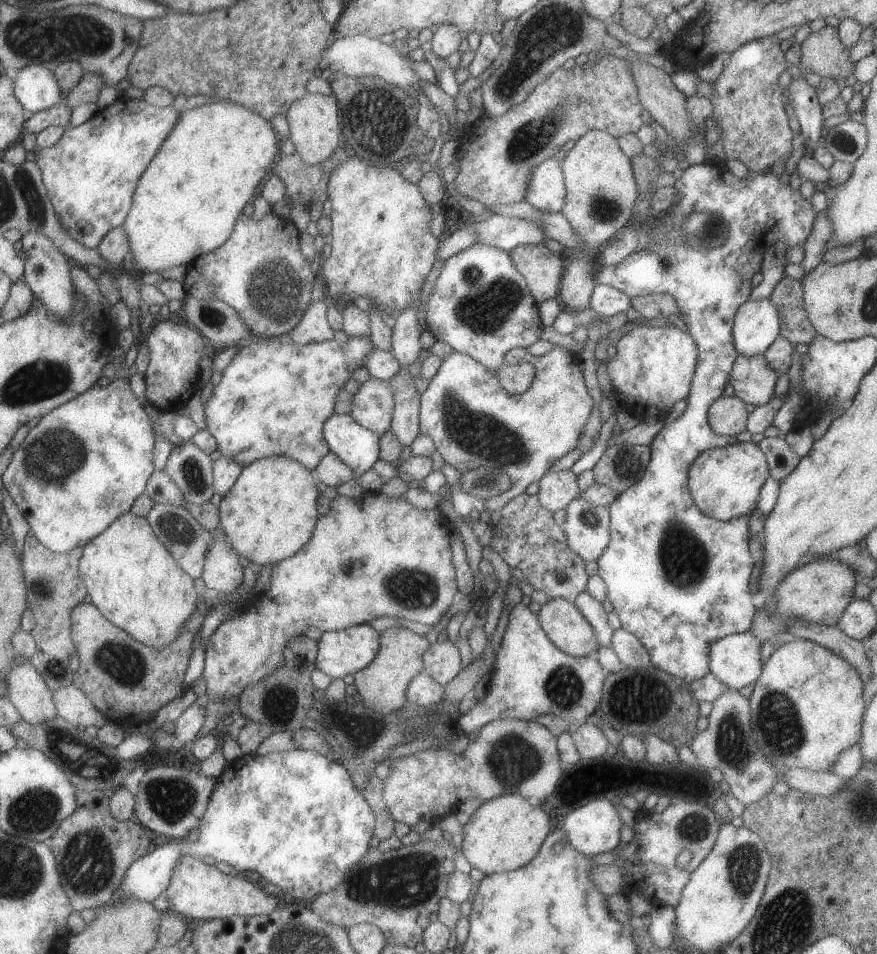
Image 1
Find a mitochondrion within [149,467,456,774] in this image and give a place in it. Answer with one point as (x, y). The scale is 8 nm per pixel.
(416, 588)

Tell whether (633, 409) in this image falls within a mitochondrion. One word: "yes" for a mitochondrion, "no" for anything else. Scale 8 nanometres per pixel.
no

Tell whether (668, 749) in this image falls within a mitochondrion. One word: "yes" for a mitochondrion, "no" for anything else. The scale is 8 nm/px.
no

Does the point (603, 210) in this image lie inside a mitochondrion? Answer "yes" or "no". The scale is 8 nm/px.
yes

